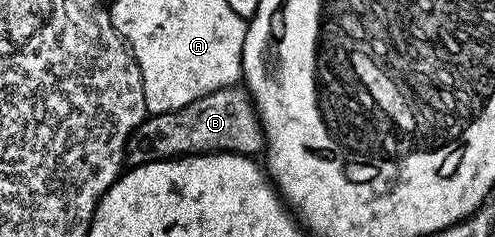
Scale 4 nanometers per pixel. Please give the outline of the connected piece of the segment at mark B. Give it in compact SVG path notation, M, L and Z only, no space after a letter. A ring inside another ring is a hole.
M242 85L226 86L201 100L193 100L185 108L173 112L152 114L132 132L127 142L126 161L131 166L144 166L150 162L163 162L167 158L186 158L193 154L245 154L259 156L264 153L265 139L259 113L251 95Z

